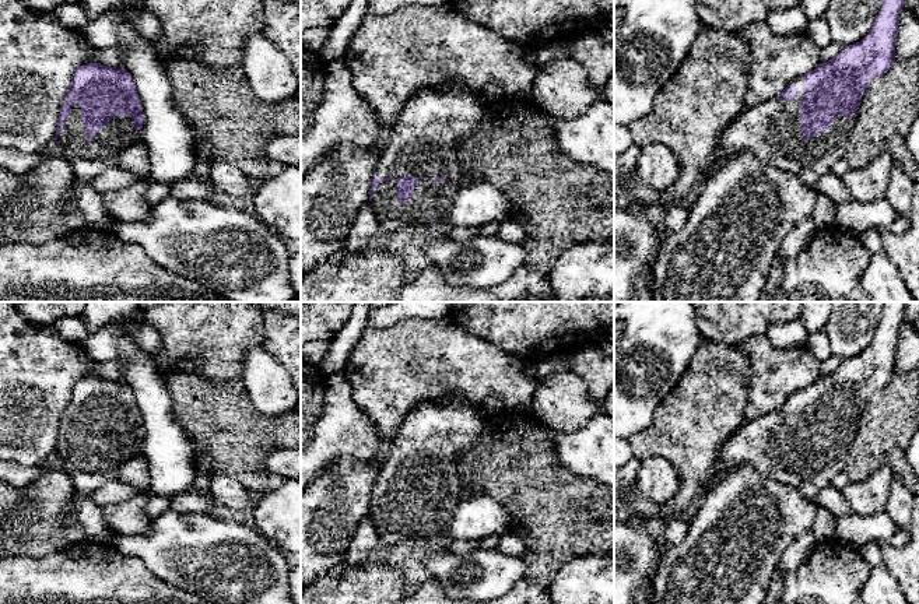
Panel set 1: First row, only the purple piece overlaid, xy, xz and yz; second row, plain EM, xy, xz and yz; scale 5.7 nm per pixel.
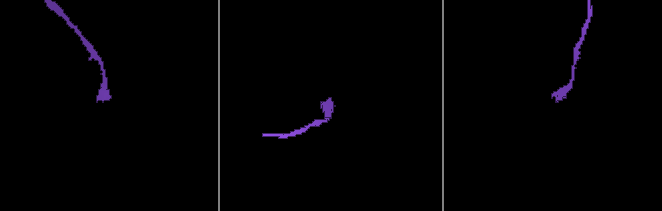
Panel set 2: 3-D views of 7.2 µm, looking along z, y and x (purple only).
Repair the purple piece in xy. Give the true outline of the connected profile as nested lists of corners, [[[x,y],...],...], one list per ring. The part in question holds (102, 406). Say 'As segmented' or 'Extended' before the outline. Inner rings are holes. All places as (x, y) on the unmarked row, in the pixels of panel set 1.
Extended. [[[95,375],[83,378],[73,386],[70,403],[60,421],[55,456],[74,484],[78,519],[85,528],[87,540],[109,542],[115,535],[104,519],[102,509],[92,502],[92,494],[101,484],[115,480],[127,460],[141,454],[144,435],[134,393],[126,382]]]

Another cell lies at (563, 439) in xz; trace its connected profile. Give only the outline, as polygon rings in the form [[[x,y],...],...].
[[[603,411],[572,432],[547,426],[555,436],[555,450],[560,460],[578,477],[592,478],[614,491],[614,419]]]

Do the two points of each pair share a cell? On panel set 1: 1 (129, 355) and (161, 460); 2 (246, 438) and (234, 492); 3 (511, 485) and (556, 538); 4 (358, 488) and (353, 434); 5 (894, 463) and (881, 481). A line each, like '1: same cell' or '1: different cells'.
1: same cell
2: different cells
3: same cell
4: different cells
5: different cells

